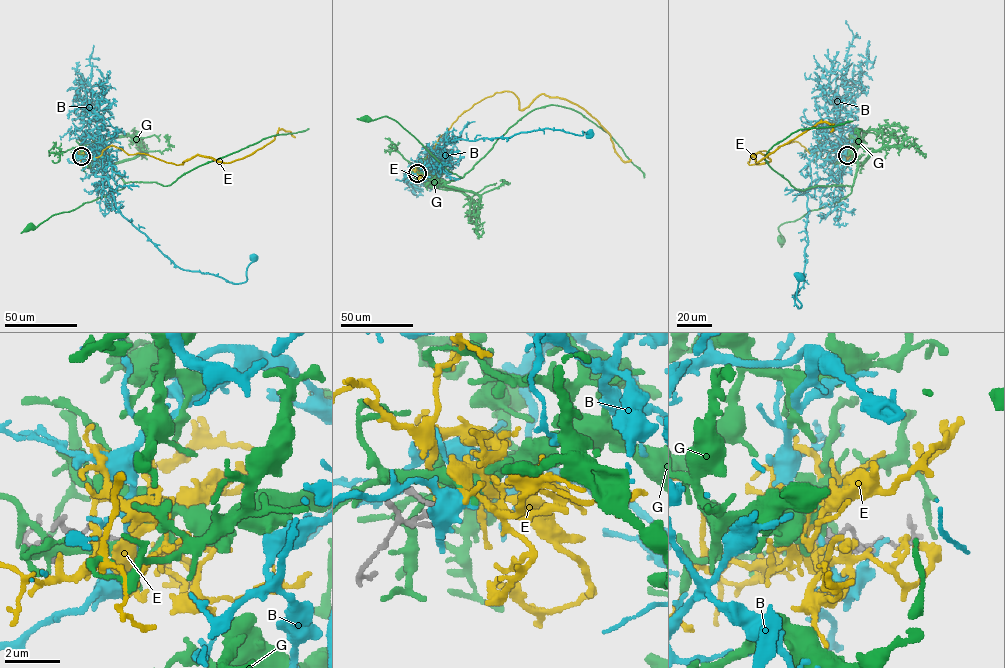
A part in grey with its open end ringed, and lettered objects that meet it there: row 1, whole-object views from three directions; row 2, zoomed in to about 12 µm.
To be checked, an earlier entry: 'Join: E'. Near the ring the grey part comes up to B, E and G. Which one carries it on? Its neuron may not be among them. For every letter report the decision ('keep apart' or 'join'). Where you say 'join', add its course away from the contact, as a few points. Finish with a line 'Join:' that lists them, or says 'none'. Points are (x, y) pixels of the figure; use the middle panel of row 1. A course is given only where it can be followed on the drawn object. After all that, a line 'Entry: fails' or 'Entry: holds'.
B: keep apart
E: join | via (417, 173), (463, 112), (505, 91), (520, 110), (542, 94), (577, 104), (610, 134), (619, 157), (631, 160)
G: keep apart
Join: E
Entry: holds

